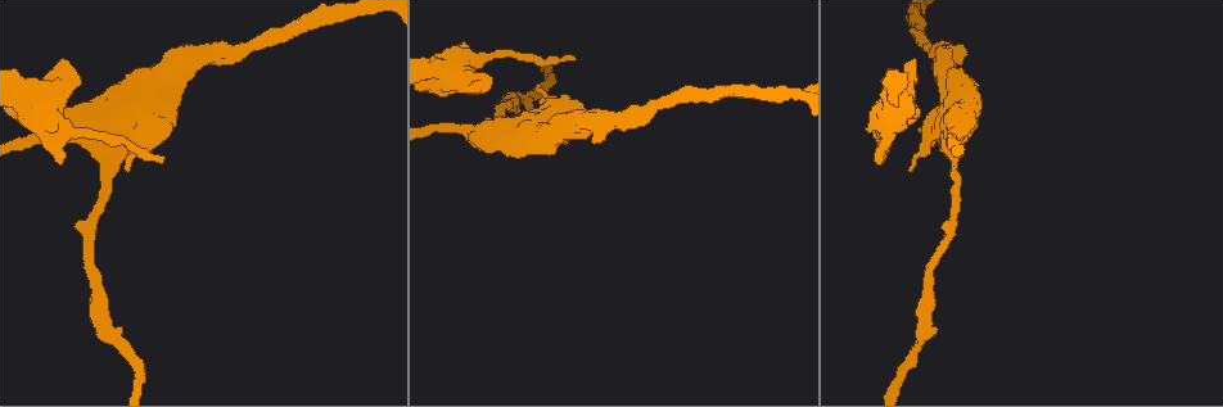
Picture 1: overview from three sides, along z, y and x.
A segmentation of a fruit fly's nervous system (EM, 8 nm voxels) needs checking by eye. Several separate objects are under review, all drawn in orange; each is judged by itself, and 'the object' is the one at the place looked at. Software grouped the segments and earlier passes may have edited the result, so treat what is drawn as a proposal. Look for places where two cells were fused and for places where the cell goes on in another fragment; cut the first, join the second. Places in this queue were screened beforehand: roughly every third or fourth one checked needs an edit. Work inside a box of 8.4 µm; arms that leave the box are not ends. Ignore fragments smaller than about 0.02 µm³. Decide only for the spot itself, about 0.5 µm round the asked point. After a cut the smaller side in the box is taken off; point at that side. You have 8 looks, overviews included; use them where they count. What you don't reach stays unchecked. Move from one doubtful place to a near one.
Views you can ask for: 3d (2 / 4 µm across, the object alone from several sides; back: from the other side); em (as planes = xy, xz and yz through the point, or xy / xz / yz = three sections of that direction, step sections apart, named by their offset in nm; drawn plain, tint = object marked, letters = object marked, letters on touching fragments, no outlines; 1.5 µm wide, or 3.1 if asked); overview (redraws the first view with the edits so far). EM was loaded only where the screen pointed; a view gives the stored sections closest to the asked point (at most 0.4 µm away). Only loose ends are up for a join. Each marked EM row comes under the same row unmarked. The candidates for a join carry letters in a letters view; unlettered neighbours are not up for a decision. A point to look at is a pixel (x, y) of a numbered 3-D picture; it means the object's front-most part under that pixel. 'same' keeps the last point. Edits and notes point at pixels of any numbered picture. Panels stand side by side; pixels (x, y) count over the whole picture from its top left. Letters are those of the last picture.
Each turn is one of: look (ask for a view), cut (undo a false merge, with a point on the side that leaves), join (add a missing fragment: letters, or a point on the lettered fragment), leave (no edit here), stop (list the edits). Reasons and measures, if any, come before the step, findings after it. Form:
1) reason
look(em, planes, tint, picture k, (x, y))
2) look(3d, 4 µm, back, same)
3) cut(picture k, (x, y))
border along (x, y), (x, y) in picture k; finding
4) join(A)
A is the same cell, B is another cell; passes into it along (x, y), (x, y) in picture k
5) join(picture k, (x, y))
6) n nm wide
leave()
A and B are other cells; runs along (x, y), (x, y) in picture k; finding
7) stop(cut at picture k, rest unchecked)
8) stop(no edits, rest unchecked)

thick end
look(3d, 2 µm, picture 1, (965, 51))

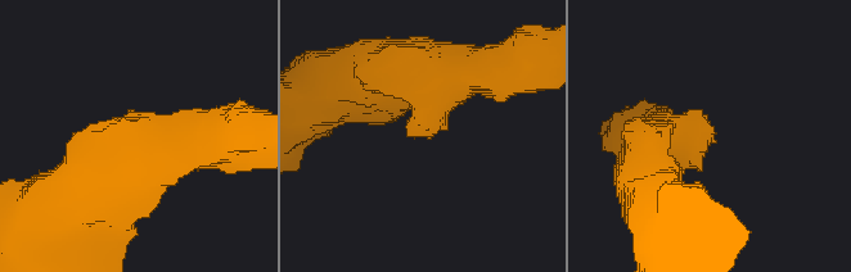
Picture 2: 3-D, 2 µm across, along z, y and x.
arms of 340, 420 nm
look(em, yz, step 4, tint, picture 2, (714, 129))

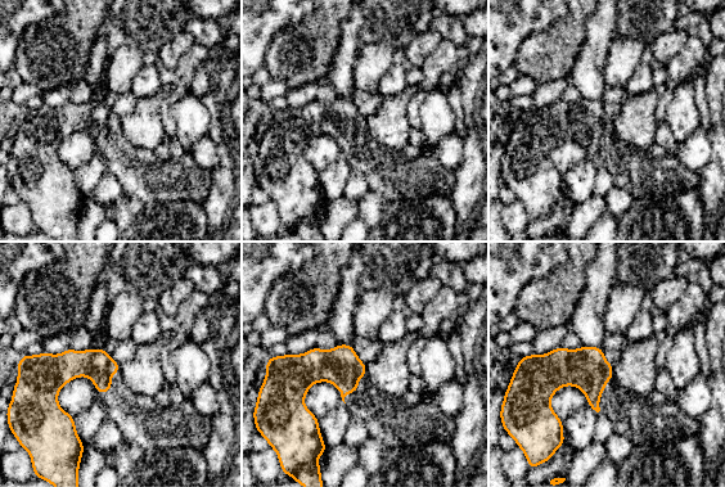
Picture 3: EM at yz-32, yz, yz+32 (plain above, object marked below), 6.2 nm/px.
what lies round it
look(em, yz, step 4, letters, same)

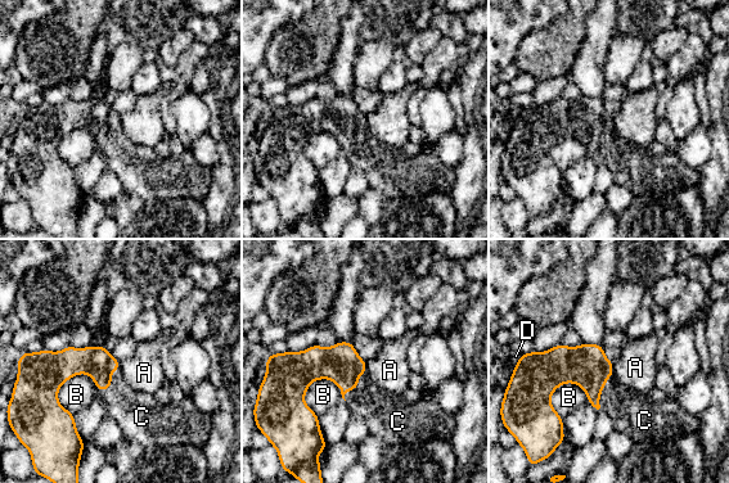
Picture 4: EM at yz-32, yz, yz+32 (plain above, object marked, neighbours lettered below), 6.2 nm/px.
join(C)
C is the same cell, A, B and D are other cells; passes into it along (341, 364), (356, 387), (386, 414) in picture 4; the cell continues

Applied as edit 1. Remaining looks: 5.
an open end
look(em, xz, step 8, tint, picture 1, (913, 58))

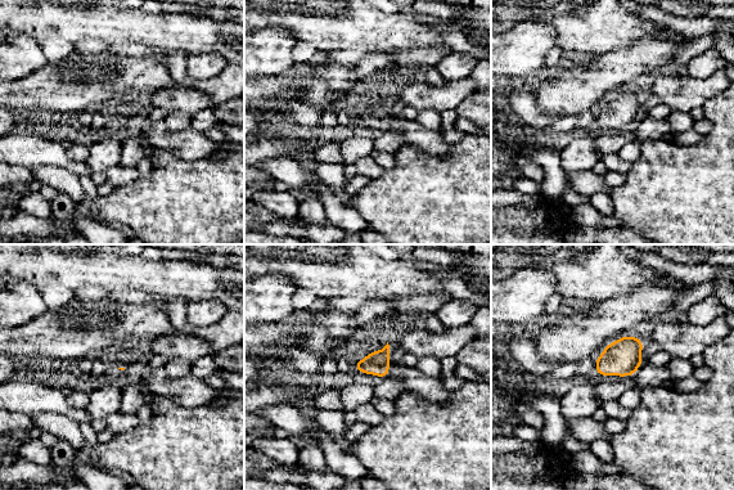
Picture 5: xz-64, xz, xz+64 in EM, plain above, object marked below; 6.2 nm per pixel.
look(em, planes, letters, same)

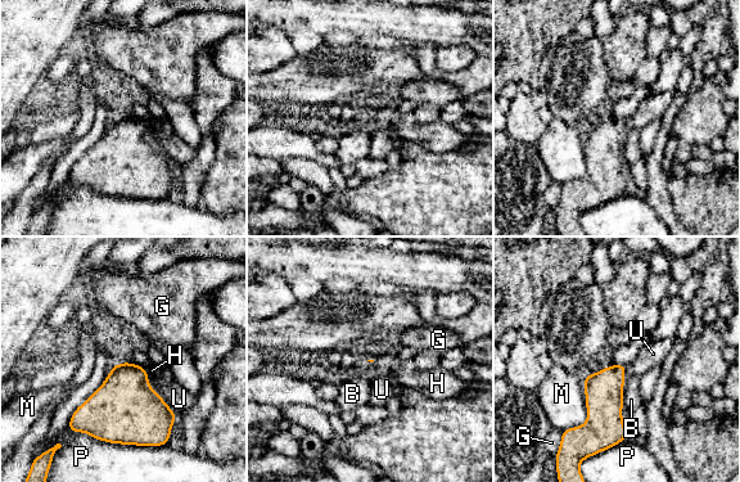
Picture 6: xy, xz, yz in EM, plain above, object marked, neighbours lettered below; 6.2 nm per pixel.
join(H)
H is the same cell, B, G, M, P and U are other cells; passes into it along (126, 406), (145, 372), (152, 370) in picture 6; it goes on there

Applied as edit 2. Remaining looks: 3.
branch stops here
look(3d, 4 µm, picture 1, (874, 158))

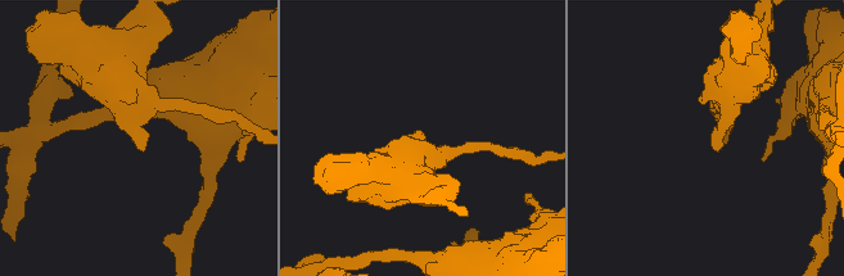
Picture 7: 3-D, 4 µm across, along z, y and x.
look(em, planes, letters, picture 7, (141, 145))

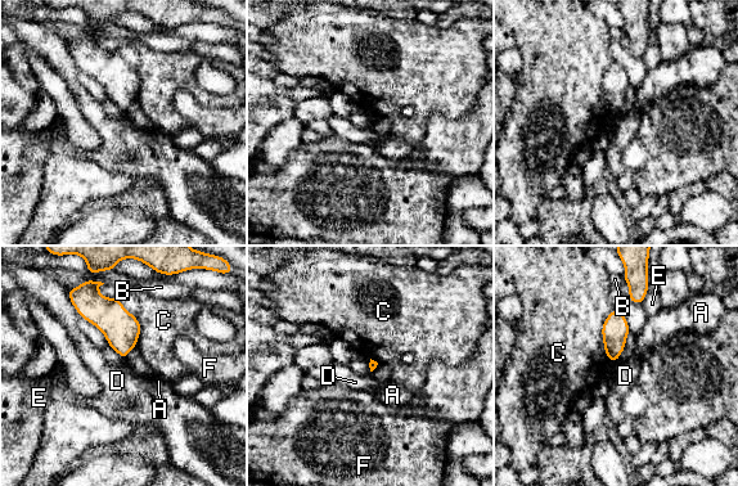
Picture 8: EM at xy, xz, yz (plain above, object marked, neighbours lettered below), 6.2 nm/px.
leave()
A, B, C, D, E and F are other cells; border along (613, 307), (602, 325), (608, 361) in picture 8; none of them fits

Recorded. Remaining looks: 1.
stop(join at picture 4, join at picture 6, rest unchecked)

